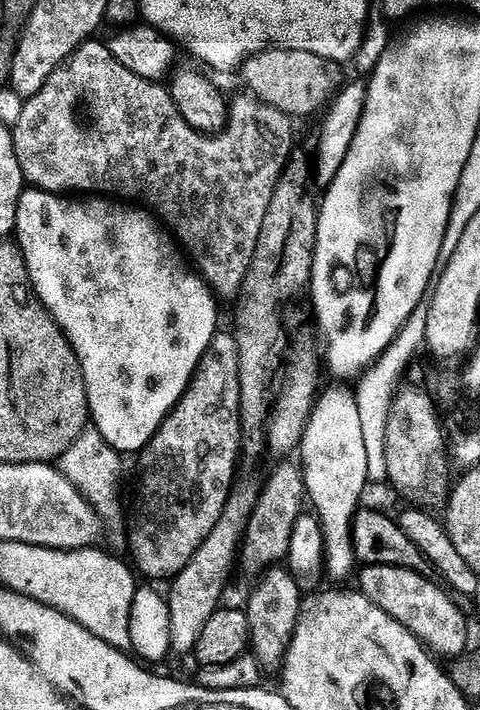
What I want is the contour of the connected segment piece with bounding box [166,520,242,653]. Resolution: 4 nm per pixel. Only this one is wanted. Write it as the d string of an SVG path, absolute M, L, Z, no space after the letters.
M221 521L214 530L207 534L200 546L190 558L190 562L177 575L170 584L170 594L167 595L168 608L170 609L171 624L171 651L191 653L196 646L197 636L201 633L202 626L212 616L219 605L219 598L224 590L228 572L235 565L241 529Z

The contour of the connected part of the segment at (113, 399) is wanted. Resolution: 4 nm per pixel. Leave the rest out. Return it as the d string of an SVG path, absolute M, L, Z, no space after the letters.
M29 187L21 191L16 201L14 240L24 259L24 269L28 272L28 283L35 299L56 321L57 327L60 328L63 336L68 340L69 347L72 348L80 379L84 385L90 420L95 431L99 432L107 444L115 448L117 452L121 454L139 453L140 449L152 439L152 433L160 427L161 421L171 412L172 407L180 401L180 393L184 391L192 373L196 371L197 357L203 353L206 341L216 334L218 330L218 325L216 325L217 297L210 291L204 277L190 267L189 261L182 255L175 239L167 231L162 230L159 219L151 211L140 206L133 206L128 202L117 202L112 198L69 198L64 194L41 192L39 188Z

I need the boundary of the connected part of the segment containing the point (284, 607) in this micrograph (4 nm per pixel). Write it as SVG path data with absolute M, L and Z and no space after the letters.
M276 566L263 573L260 585L248 600L248 648L250 656L257 660L268 672L279 673L284 667L284 659L292 641L292 635L300 613L301 590L288 572L287 567Z

